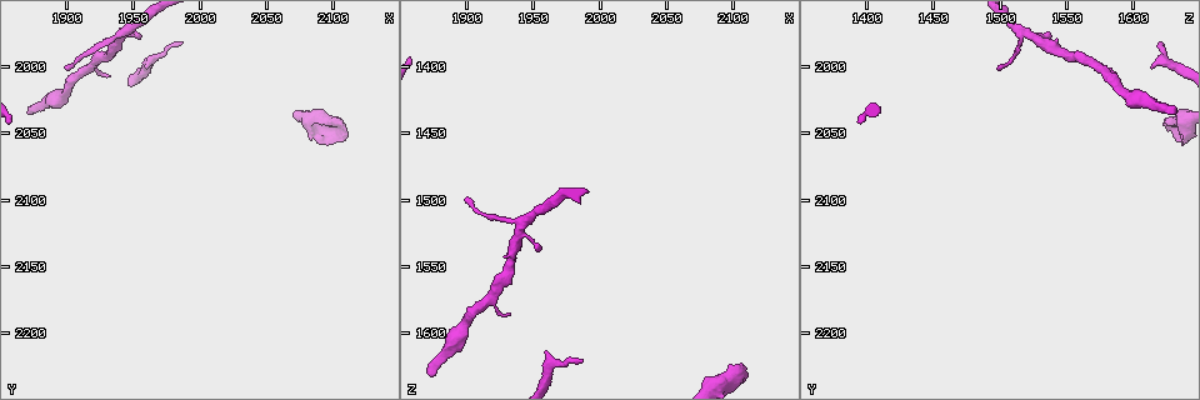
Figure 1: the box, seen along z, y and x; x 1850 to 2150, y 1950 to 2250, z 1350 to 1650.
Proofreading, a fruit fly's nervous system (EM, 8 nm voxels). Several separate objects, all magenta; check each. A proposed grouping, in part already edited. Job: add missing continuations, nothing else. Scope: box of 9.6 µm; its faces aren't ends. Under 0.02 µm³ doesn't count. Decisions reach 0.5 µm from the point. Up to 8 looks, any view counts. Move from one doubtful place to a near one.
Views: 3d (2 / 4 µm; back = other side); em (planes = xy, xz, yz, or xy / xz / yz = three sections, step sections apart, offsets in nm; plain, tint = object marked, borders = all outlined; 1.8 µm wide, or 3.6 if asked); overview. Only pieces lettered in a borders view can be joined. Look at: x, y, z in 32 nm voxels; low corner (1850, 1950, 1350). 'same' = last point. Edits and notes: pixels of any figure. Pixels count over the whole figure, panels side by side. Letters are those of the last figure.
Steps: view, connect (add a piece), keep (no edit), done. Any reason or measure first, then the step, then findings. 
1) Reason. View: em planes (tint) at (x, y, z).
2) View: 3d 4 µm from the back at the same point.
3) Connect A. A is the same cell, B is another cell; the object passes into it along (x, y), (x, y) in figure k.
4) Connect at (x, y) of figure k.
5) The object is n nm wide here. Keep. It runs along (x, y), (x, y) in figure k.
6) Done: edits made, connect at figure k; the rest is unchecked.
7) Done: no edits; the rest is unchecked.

Free end. View: 3d 4 µm at (2102, 2056, 1636).

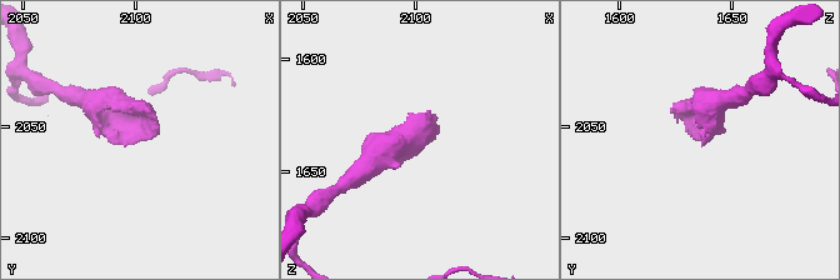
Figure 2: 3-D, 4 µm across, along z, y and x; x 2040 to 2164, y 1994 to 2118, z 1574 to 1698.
Need the tissue. View: em xy step 4 (tint) at (2105, 2055, 1636).

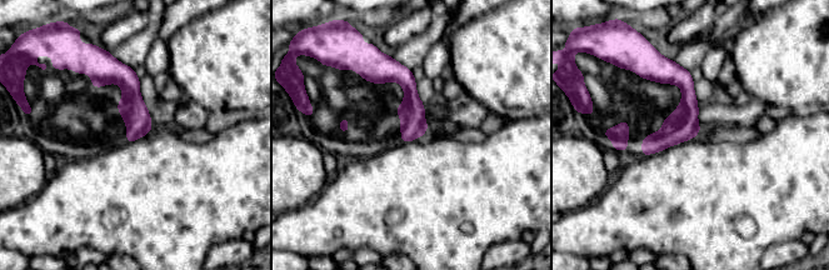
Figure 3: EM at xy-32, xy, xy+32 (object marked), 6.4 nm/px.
Another direction. View: em xz step 4 (borders) at the same point.

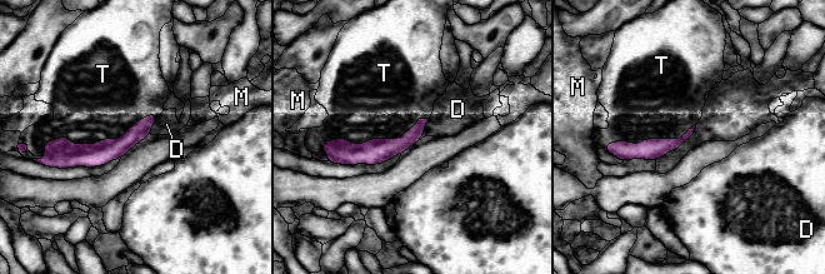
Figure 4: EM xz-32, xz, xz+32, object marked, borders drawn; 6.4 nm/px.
The longest contact is with T, 650 nm. Connect T. T is the same cell, D and M are other cells; the neuron continues.

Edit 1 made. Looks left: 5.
See it whole again. View: overview.

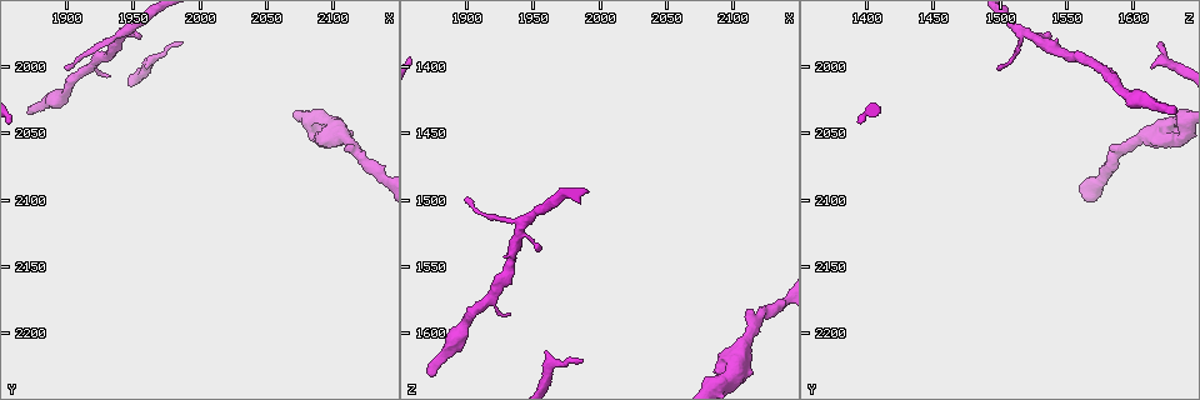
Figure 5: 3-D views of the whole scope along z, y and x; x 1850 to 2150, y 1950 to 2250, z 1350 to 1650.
Branch stops here. View: em xy step 8 (borders) at (1954, 1980, 1536).

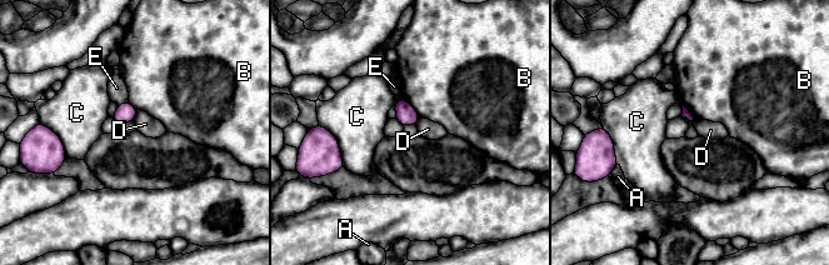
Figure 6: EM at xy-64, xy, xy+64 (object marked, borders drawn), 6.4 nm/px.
Another direction. View: em yz step 4 (borders) at the same point.

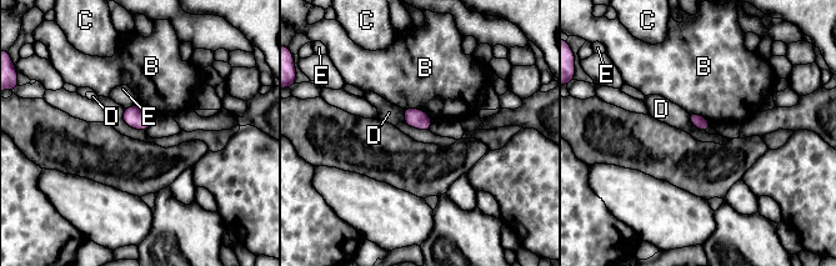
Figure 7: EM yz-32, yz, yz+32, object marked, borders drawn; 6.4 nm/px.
Keep. B, C, D and E are other cells; a border runs along (403, 109), (405, 123) in figure 7; none of them fits.

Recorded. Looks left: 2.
Free end. View: 3d 4 µm at (1900, 2002, 1498).

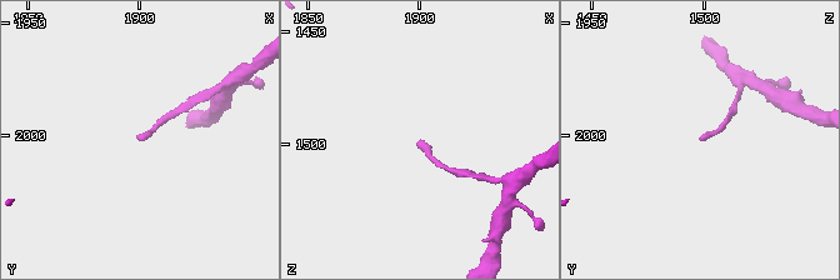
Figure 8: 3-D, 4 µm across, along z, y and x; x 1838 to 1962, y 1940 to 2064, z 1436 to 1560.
Now the EM. View: em planes (borders) at (1899, 2002, 1499).

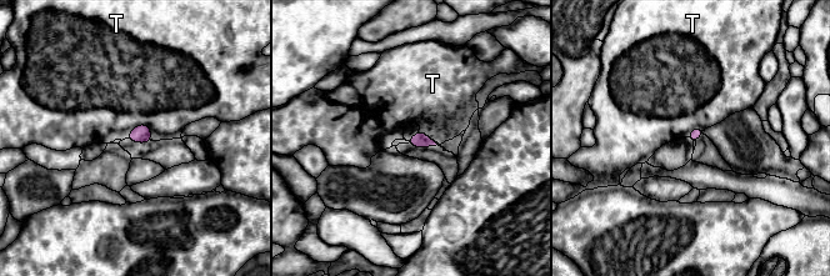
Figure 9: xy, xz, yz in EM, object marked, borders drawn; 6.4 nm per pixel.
Keep. T is another cell; a border runs along (151, 129), (136, 125), (126, 138) in figure 9; none of them fits.

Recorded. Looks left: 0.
Done: edits made, connect at figure 4; the rest is unchecked.

